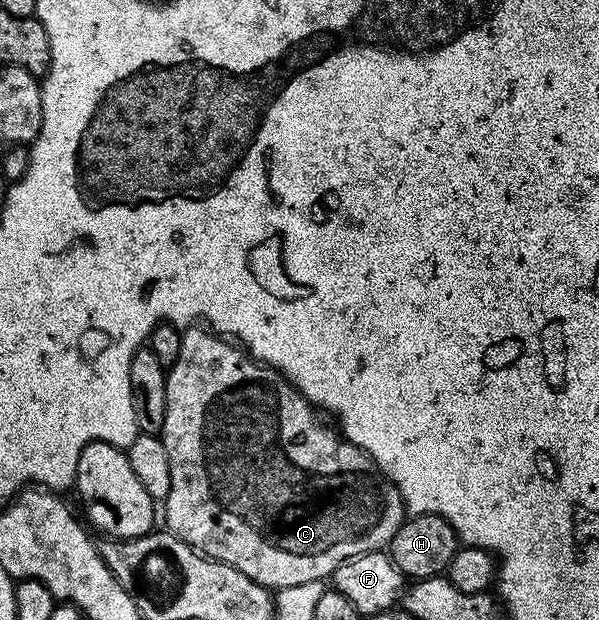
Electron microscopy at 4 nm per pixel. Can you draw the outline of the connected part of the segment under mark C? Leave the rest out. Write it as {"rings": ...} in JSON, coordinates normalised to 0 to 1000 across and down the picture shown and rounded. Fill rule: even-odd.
{"rings":[[[331,523],[306,531],[299,573],[277,598],[277,650],[267,702],[274,723],[280,723],[280,750],[287,753],[287,787],[274,805],[275,853],[342,900],[381,910],[394,916],[394,923],[407,923],[414,935],[427,935],[427,942],[442,945],[452,955],[516,939],[538,939],[549,934],[559,916],[574,910],[574,903],[649,882],[654,865],[661,865],[674,840],[668,794],[638,766],[631,750],[606,726],[571,705],[556,685],[543,687],[536,673],[539,669],[518,653],[516,645],[472,603],[452,590],[426,584],[402,558]]]}

